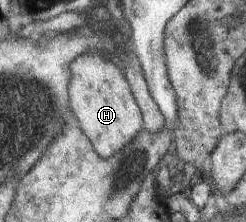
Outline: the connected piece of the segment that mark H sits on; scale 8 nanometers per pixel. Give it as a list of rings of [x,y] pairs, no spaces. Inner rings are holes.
[[[87,51],[71,64],[68,96],[71,96],[72,116],[101,157],[111,158],[136,140],[142,131],[142,112],[137,108],[136,97],[129,90],[127,81],[117,64],[111,62],[109,56],[103,56],[101,51]]]

